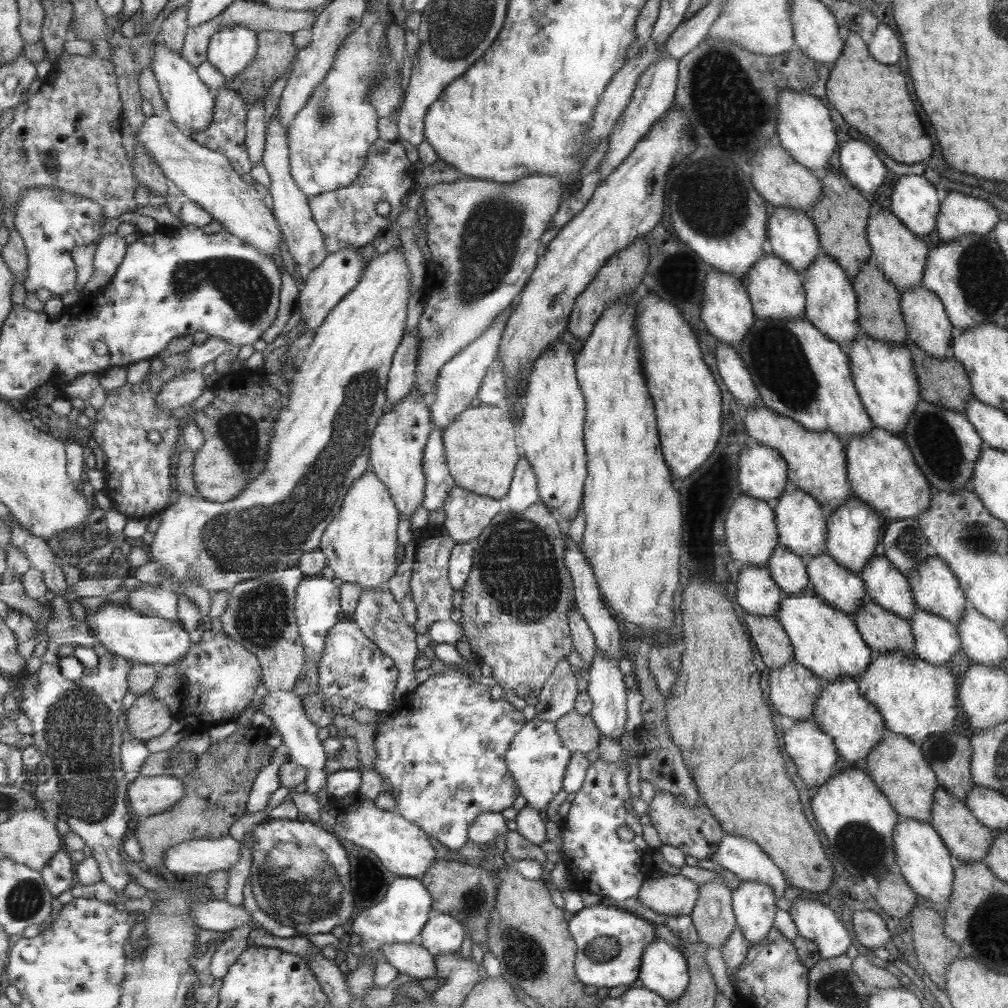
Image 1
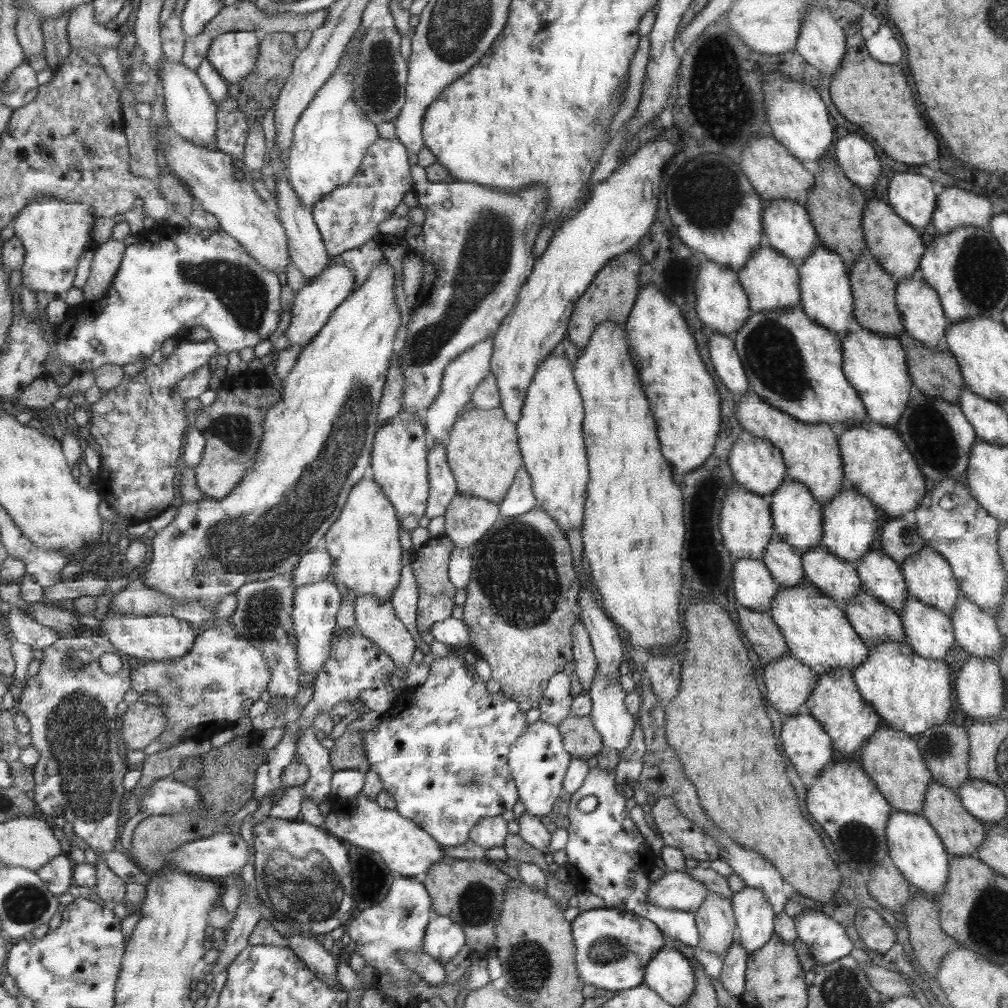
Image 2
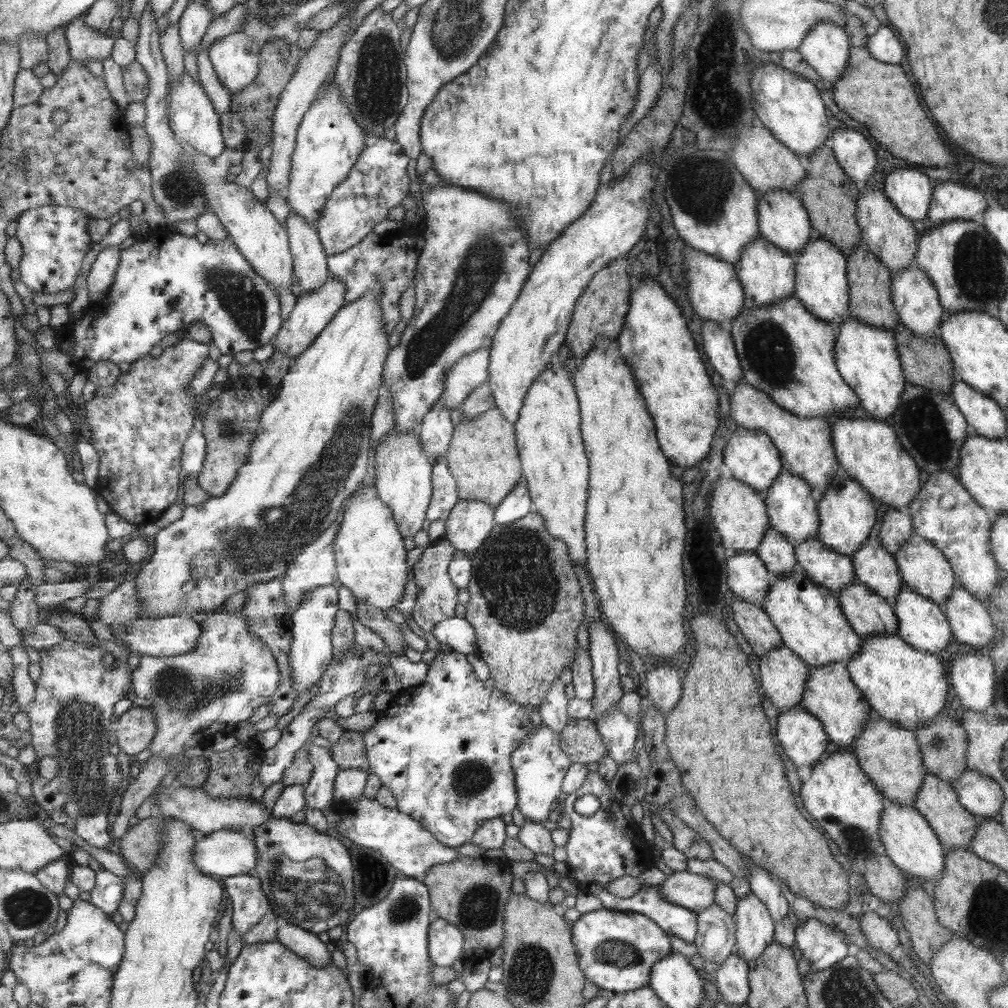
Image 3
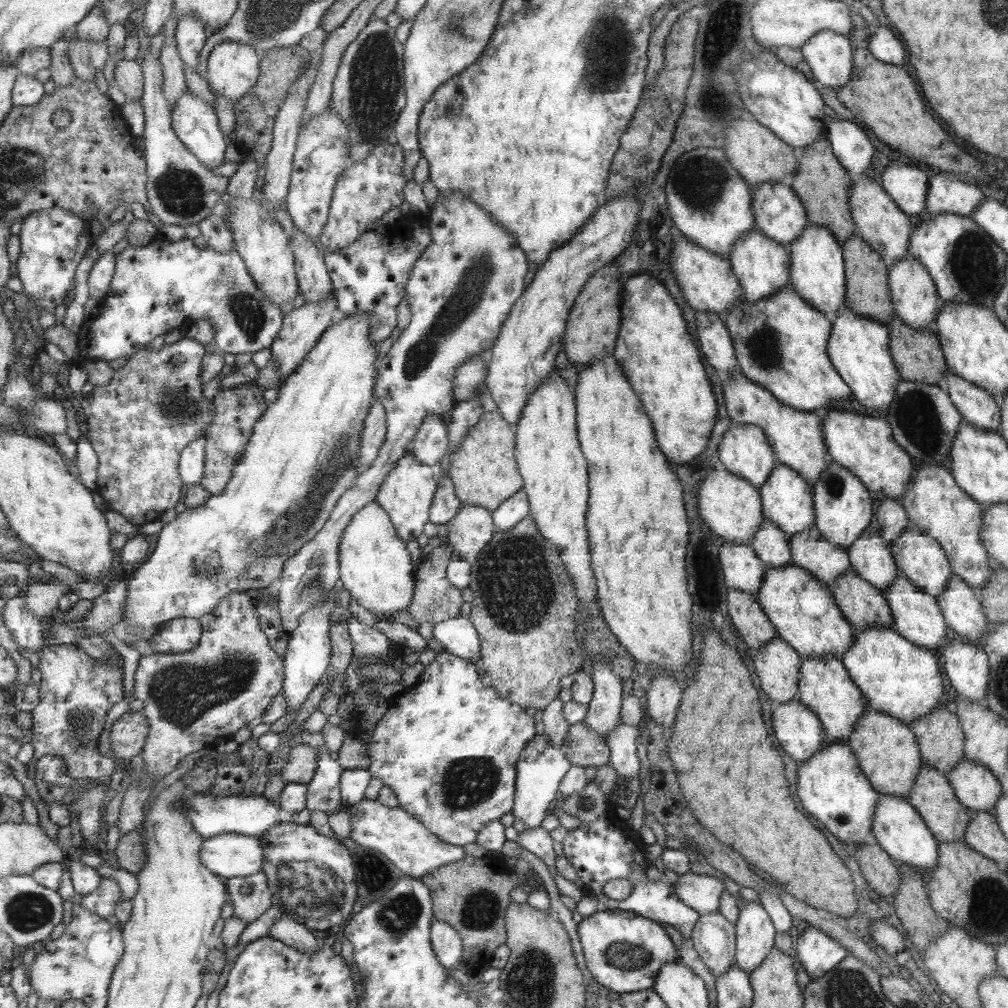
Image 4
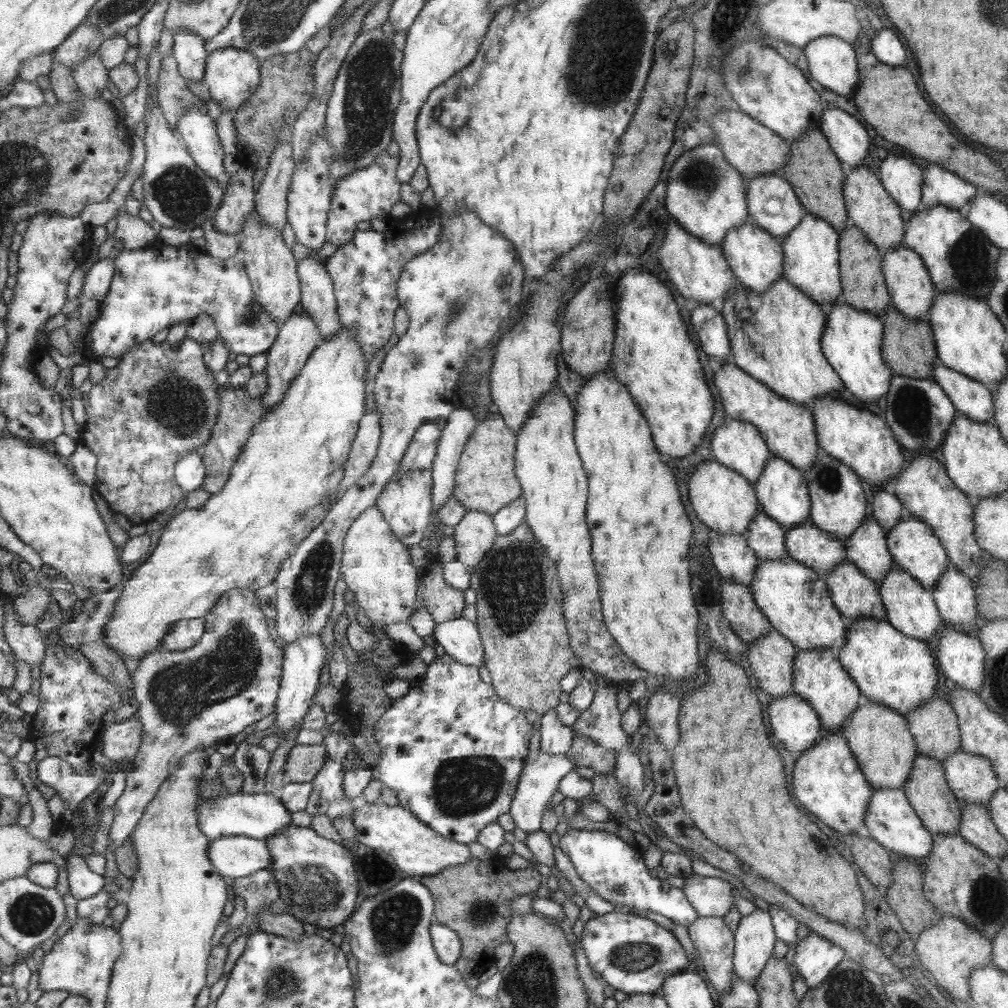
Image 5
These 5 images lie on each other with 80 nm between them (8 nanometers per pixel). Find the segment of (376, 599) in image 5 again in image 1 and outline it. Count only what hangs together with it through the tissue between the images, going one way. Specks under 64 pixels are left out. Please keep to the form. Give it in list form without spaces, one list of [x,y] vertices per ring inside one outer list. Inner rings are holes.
[[[369,468],[353,483],[346,496],[341,513],[323,534],[320,550],[325,554],[329,568],[337,579],[359,584],[363,590],[379,590],[397,576],[397,526],[400,511],[389,487]]]

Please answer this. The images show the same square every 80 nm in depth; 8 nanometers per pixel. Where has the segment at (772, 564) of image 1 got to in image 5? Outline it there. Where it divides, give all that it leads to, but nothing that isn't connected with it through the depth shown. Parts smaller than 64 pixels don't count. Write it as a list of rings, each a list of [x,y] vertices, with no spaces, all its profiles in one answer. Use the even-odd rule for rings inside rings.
[[[761,512],[753,517],[747,526],[745,536],[748,547],[751,547],[760,560],[781,560],[787,555],[784,546],[785,531],[779,523]]]

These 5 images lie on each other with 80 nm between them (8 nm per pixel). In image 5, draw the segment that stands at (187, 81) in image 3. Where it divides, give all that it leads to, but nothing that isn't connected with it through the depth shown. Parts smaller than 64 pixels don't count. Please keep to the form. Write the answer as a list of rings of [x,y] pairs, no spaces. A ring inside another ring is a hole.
[[[191,108],[180,116],[176,128],[196,164],[226,190],[231,174],[225,169],[226,152],[218,133],[218,122],[199,108]]]

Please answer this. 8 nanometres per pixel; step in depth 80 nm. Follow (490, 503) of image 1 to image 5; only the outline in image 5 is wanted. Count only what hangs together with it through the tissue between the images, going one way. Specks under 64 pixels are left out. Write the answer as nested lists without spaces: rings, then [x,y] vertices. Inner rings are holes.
[[[468,511],[454,528],[457,560],[464,562],[473,574],[473,568],[493,548],[498,536],[491,514]]]

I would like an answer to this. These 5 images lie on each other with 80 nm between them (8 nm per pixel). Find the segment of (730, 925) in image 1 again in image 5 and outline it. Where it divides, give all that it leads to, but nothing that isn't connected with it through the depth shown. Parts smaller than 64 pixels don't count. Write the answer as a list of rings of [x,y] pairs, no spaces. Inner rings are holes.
[[[698,916],[686,930],[702,965],[703,976],[713,986],[715,996],[721,998],[731,990],[729,986],[733,982],[734,933],[722,917],[714,916]]]

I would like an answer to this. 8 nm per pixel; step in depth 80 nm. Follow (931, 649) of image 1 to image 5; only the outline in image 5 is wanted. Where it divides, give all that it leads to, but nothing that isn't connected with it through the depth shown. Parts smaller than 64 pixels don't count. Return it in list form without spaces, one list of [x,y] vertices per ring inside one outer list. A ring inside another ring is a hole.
[[[897,566],[891,567],[887,577],[883,581],[878,582],[880,589],[880,597],[884,603],[886,610],[887,622],[889,622],[901,634],[908,635],[908,638],[916,639],[925,643],[927,638],[935,636],[939,626],[941,626],[940,614],[937,614],[935,608],[936,601],[932,597],[932,590],[925,589],[913,576],[905,573],[903,569]]]

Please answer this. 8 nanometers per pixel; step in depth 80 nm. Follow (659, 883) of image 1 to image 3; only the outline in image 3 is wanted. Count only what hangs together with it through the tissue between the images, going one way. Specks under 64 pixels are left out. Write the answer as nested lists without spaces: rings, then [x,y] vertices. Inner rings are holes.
[[[673,871],[658,885],[658,895],[669,904],[701,912],[715,902],[715,881],[685,871]]]

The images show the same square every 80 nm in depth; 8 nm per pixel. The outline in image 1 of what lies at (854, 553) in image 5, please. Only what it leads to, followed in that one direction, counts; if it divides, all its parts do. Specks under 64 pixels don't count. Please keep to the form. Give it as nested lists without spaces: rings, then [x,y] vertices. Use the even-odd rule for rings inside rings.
[[[881,554],[871,558],[859,576],[864,582],[867,597],[873,603],[907,622],[910,620],[916,610],[911,586],[908,578],[901,575],[889,559]]]

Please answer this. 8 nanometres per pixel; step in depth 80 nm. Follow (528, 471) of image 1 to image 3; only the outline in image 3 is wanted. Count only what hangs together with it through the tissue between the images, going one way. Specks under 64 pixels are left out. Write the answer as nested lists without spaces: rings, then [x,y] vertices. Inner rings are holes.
[[[525,475],[520,483],[508,494],[505,501],[496,507],[496,522],[499,524],[513,524],[515,520],[521,520],[534,510],[533,499],[530,493],[529,483]]]

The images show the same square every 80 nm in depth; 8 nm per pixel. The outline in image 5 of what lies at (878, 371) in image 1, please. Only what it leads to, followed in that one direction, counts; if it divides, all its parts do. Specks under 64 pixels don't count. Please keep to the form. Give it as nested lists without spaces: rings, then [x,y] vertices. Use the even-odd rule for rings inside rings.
[[[844,300],[826,310],[825,329],[822,334],[822,350],[829,366],[844,383],[846,395],[860,404],[877,402],[888,394],[893,370],[882,357],[884,324],[877,315],[855,310]]]

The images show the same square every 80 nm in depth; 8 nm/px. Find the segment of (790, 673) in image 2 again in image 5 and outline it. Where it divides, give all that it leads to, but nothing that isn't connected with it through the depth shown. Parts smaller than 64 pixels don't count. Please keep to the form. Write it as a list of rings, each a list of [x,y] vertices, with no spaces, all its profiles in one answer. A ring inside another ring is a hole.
[[[770,630],[767,636],[747,644],[747,660],[759,688],[771,699],[792,693],[793,666],[797,649],[784,635]]]

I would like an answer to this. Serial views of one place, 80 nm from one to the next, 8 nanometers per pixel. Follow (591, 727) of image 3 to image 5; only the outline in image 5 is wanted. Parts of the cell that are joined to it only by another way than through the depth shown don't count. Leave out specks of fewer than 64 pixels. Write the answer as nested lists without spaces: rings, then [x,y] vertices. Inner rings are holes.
[[[572,733],[572,741],[564,754],[575,766],[587,766],[595,773],[611,775],[616,755],[607,748],[598,745],[587,735]]]

